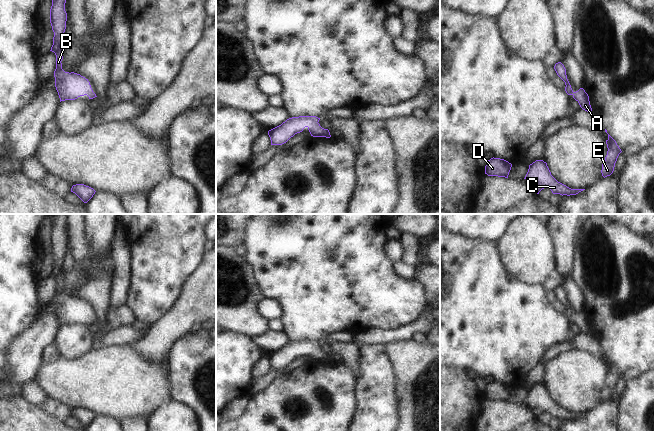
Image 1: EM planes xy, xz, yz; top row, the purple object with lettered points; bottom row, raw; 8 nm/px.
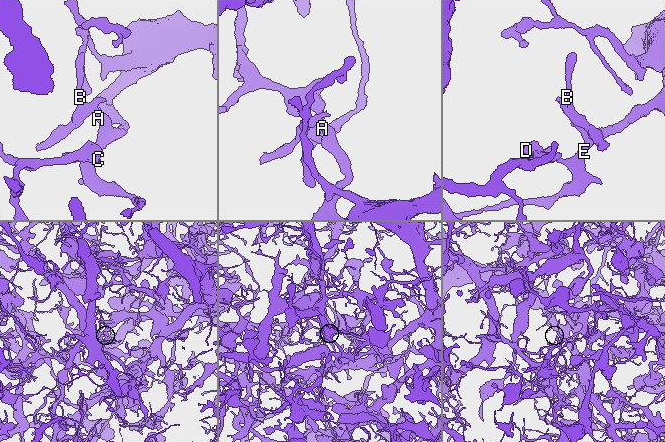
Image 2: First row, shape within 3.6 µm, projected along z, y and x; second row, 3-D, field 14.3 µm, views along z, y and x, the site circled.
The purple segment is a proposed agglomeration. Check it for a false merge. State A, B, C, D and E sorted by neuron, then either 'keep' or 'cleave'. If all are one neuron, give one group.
groups A B C D E; keep

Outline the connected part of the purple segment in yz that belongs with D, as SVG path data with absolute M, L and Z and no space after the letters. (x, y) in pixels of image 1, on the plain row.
M491 382L485 390L485 398L488 400L498 400L508 402L512 388L500 382Z

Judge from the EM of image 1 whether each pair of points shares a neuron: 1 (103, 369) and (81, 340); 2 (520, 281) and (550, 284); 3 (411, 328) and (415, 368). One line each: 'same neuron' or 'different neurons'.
1: different neurons
2: different neurons
3: different neurons

